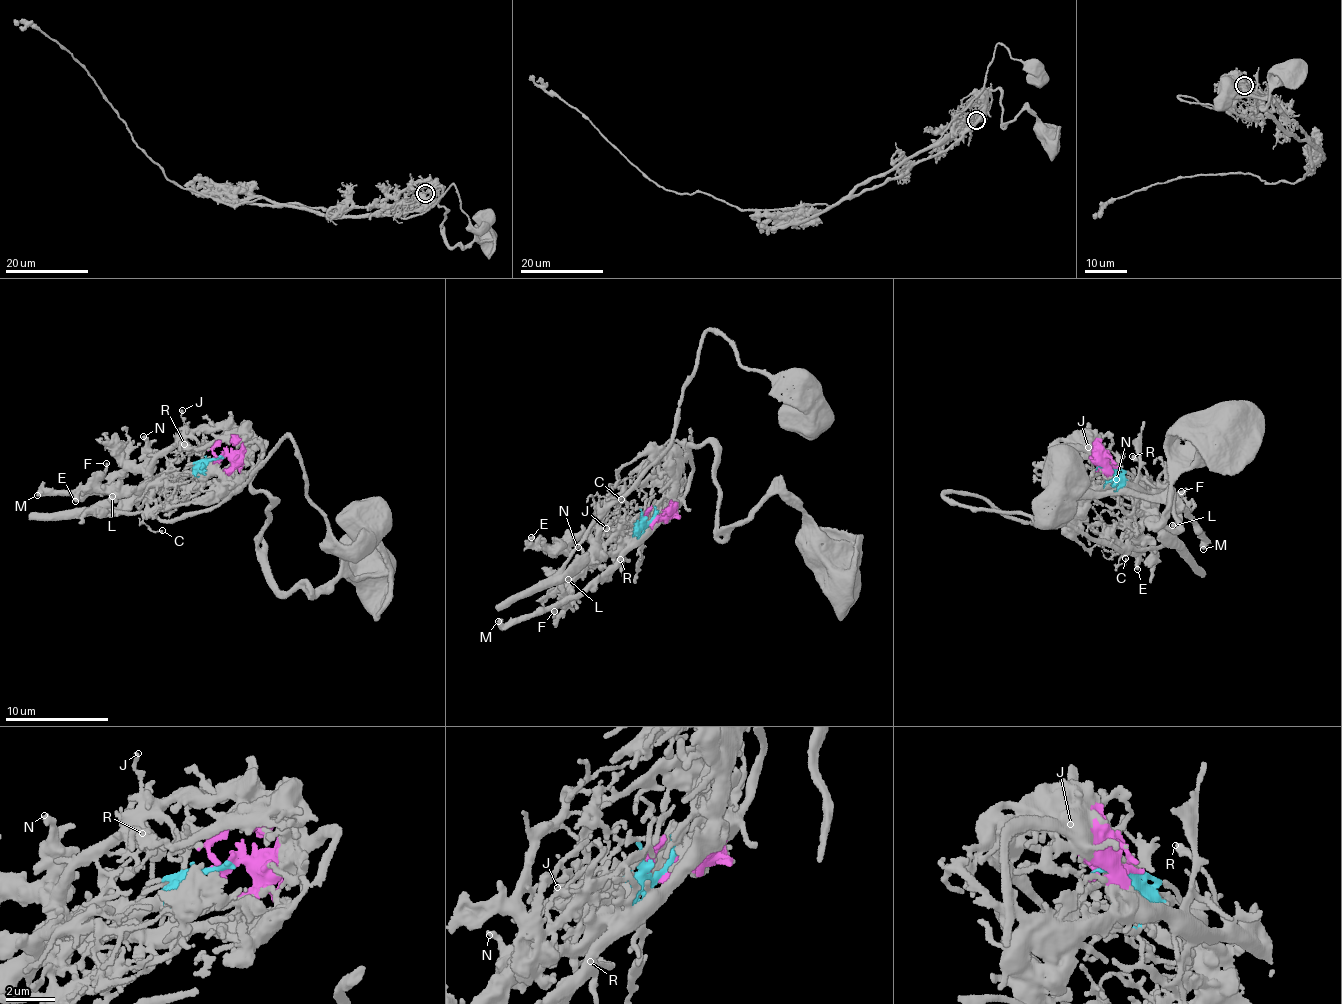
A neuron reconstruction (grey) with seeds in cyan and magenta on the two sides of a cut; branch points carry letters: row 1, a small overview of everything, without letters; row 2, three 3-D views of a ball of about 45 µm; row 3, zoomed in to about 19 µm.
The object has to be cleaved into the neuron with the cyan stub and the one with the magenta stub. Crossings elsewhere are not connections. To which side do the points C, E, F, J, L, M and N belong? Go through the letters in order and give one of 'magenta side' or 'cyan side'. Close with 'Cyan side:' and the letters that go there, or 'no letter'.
C: cyan side
E: cyan side
F: magenta side
J: magenta side
L: cyan side
M: magenta side
N: cyan side
Cyan side: C, E, L, N

